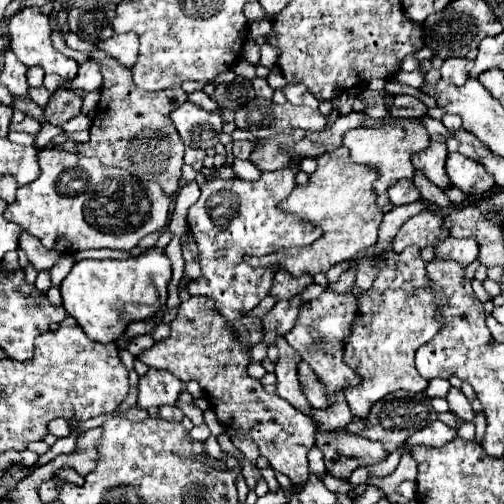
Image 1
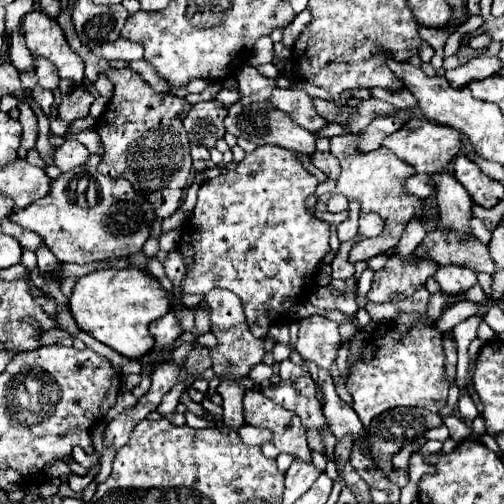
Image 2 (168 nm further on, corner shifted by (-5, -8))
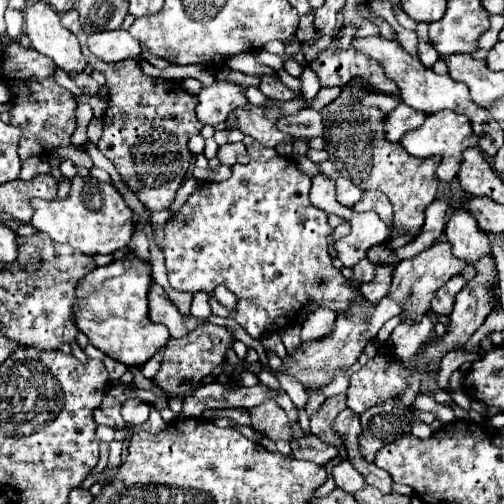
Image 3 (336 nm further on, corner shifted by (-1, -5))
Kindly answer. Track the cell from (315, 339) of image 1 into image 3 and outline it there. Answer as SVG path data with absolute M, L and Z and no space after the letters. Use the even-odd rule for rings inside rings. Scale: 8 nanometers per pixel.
M317 309L317 311L313 311L307 317L307 321L303 323L301 341L317 341L317 339L323 339L323 337L331 335L335 317L337 315L331 313L331 309Z

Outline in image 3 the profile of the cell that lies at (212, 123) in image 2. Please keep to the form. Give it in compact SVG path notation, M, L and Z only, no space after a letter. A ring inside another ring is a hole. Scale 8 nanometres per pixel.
M213 81L211 85L203 85L201 93L199 93L199 105L197 105L197 119L205 125L217 125L223 123L227 119L227 115L237 109L239 105L247 105L247 97L245 97L245 87L231 83L231 81Z

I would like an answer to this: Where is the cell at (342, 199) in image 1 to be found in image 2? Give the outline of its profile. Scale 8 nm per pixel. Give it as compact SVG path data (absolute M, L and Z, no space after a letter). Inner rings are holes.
M345 134L345 136L335 136L331 138L331 154L339 160L341 174L337 180L337 194L343 194L349 202L359 202L361 212L369 214L375 212L383 218L385 222L385 232L375 236L375 238L359 238L353 242L353 248L349 252L349 262L355 264L359 260L369 260L375 254L387 252L389 248L395 248L407 222L415 216L423 216L423 200L415 196L407 196L403 192L403 184L409 176L415 174L415 170L399 160L391 150L387 148L377 148L367 154L359 154L355 144L357 136L355 134Z

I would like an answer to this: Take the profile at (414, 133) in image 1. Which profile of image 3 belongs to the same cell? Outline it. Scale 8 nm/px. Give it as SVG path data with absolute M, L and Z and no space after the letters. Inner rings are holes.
M439 111L439 113L429 115L419 129L407 133L399 143L403 145L403 149L405 149L407 153L411 153L411 155L415 155L415 157L441 155L443 161L441 161L441 165L439 165L439 169L437 169L437 177L439 177L441 181L447 181L447 183L449 183L451 179L455 179L457 173L459 173L459 165L461 165L461 161L463 161L463 149L467 149L467 147L477 147L475 133L473 133L473 129L471 129L469 117L463 117L463 115L459 115L459 113L451 113L451 111Z

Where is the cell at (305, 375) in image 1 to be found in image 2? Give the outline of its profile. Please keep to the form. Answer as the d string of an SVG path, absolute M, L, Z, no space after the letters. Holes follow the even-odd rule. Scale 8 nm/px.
M319 370L317 376L317 388L323 394L323 414L327 416L331 428L335 430L337 440L345 434L351 434L353 442L359 438L359 434L363 434L361 430L361 422L355 414L353 408L349 408L335 392L335 384L331 382L331 374L327 370Z

